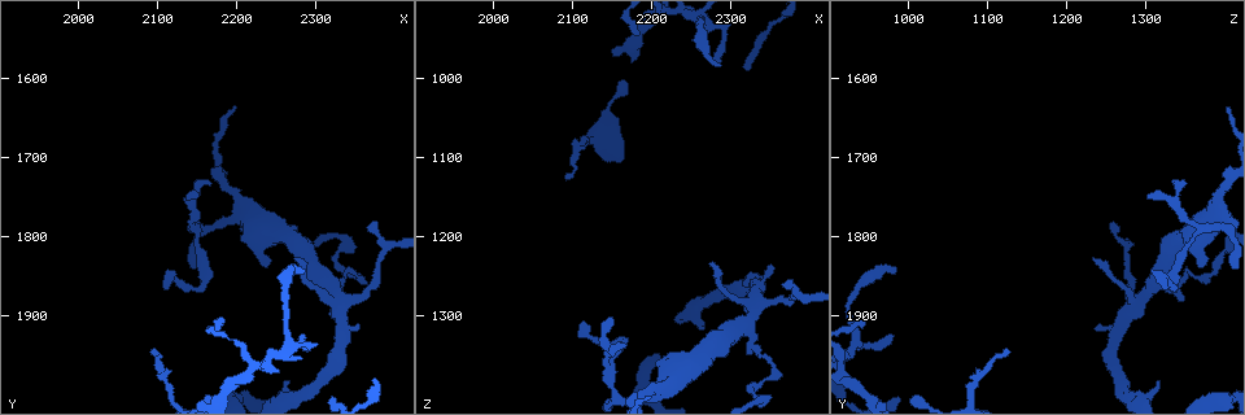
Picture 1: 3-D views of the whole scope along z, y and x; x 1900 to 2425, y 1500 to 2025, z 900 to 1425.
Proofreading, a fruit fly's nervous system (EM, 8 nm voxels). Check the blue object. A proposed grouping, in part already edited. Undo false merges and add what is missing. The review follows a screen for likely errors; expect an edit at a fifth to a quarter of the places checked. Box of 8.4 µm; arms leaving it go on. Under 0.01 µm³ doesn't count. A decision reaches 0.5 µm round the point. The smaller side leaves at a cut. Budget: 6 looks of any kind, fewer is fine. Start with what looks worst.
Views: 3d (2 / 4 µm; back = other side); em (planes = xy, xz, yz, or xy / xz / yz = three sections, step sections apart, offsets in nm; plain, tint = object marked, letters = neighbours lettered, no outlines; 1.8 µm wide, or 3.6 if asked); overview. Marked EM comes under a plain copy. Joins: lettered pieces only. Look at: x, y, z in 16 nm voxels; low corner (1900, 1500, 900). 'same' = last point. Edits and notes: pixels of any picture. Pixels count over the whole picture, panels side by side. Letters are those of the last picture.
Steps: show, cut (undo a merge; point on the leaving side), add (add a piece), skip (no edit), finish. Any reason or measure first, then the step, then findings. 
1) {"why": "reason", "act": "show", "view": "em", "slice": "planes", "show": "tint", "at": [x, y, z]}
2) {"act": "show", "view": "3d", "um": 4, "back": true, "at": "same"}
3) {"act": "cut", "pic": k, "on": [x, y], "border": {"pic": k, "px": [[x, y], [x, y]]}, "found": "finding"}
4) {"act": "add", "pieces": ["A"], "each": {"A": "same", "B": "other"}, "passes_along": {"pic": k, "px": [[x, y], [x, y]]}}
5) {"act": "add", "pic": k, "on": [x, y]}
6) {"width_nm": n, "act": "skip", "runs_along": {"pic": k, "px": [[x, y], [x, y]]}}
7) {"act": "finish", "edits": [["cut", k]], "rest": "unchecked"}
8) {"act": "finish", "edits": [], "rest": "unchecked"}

{"why": "free end", "act": "show", "view": "3d", "um": 4, "at": [2265, 1980, 1315]}

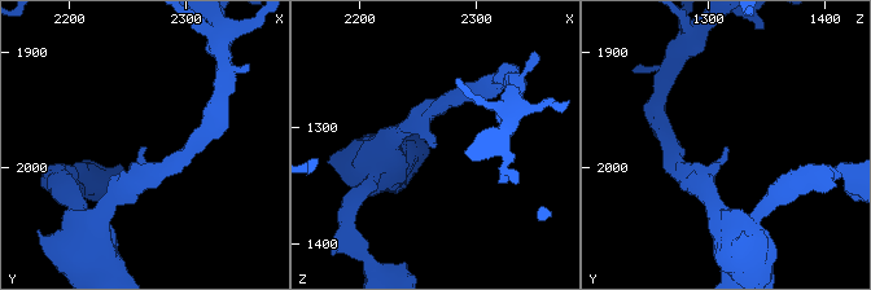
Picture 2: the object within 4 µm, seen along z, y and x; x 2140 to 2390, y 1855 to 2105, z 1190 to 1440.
{"act": "show", "view": "em", "um": 3.6, "slice": "xy", "step": 16, "show": "letters", "at": [2262, 1982, 1318]}

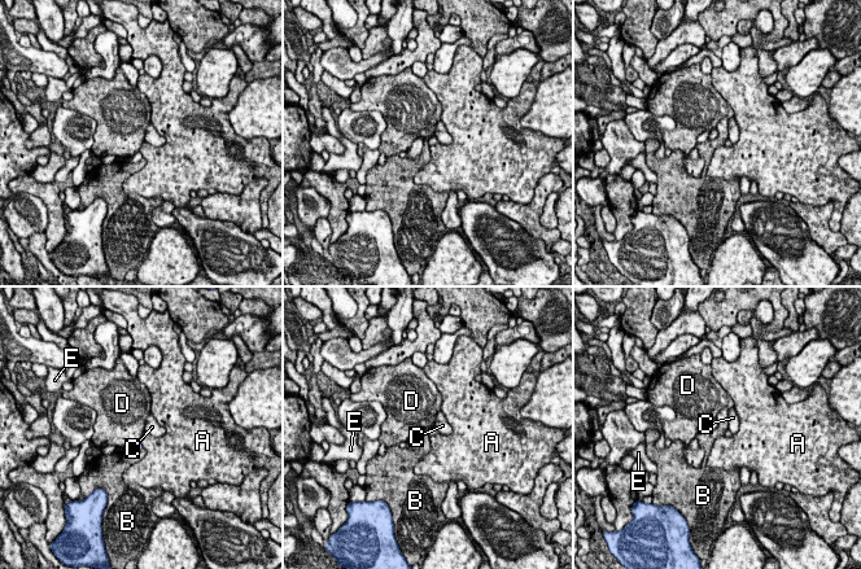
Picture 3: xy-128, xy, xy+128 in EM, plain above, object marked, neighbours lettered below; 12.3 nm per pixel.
{"why": "another direction", "act": "show", "view": "em", "um": 3.6, "slice": "planes", "show": "letters", "at": "same"}

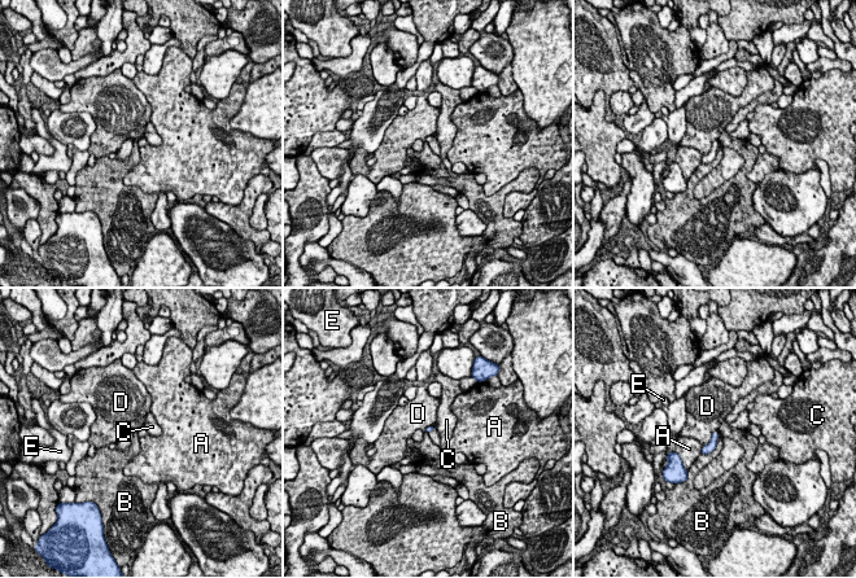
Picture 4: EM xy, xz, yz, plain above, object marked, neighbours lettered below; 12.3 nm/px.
{"act": "skip", "each": {"A": "other", "B": "other", "C": "other", "D": "other", "E": "other"}, "border": {"pic": 4, "px": [[719, 436], [717, 445], [702, 455]]}, "found": "none of them fits"}

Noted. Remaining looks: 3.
{"why": "free end", "act": "show", "view": "3d", "um": 2, "at": [2345, 1915, 1230]}

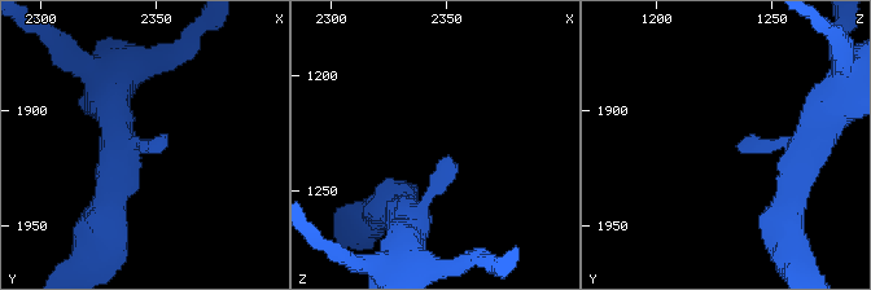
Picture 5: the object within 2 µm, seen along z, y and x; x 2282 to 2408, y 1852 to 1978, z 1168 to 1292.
{"why": "need the tissue", "act": "show", "view": "em", "slice": "xy", "step": 16, "show": "tint", "at": [2349, 1916, 1233]}

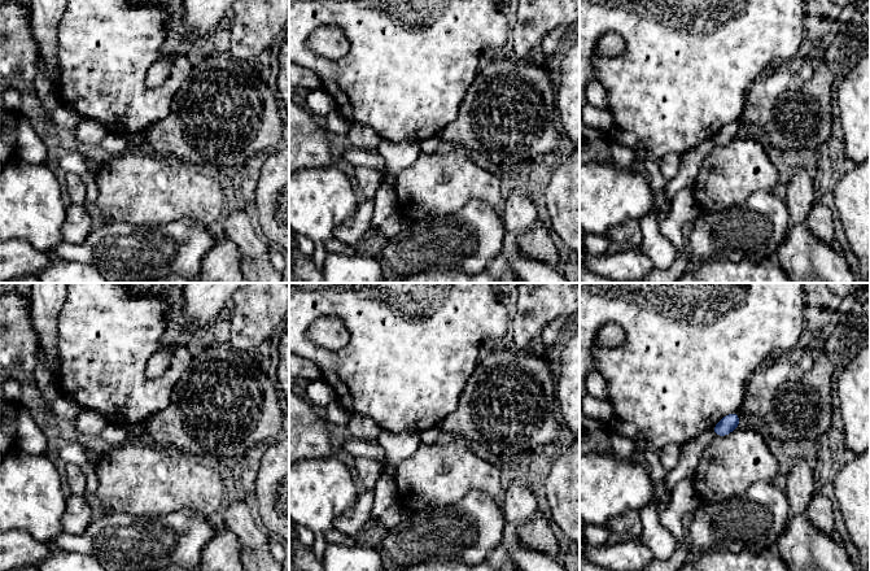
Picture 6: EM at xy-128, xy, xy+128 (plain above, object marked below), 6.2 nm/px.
{"act": "show", "view": "em", "slice": "planes", "show": "letters", "at": "same"}

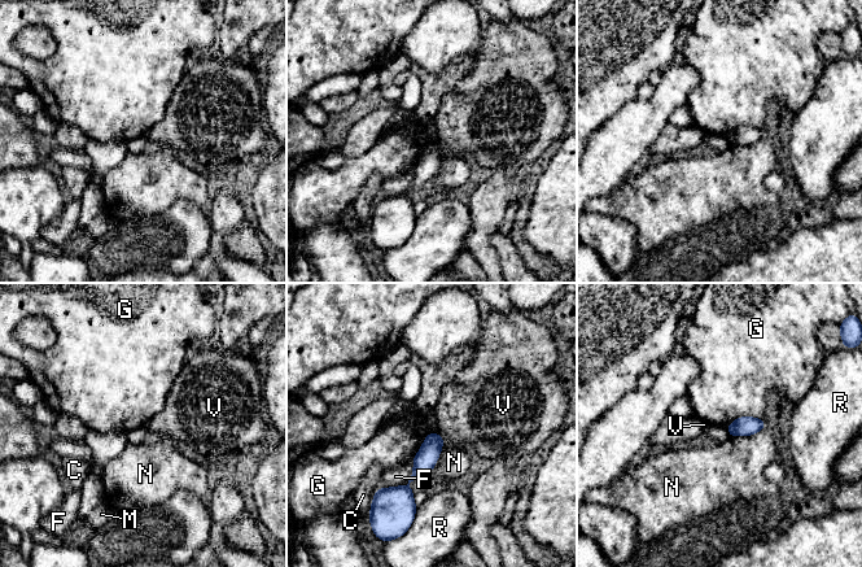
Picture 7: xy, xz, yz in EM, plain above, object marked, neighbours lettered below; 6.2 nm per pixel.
{"longest_contact_nm": ["G", 240], "act": "skip", "each": {"C": "other", "F": "other", "G": "other", "M": "other", "N": "other", "R": "other", "V": "other"}, "runs_along": {"pic": 7, "px": [[434, 435], [421, 469], [399, 492], [388, 492]]}, "found": "none of them fits"}

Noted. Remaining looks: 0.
{"act": "finish", "edits": [], "rest": "unchecked"}

